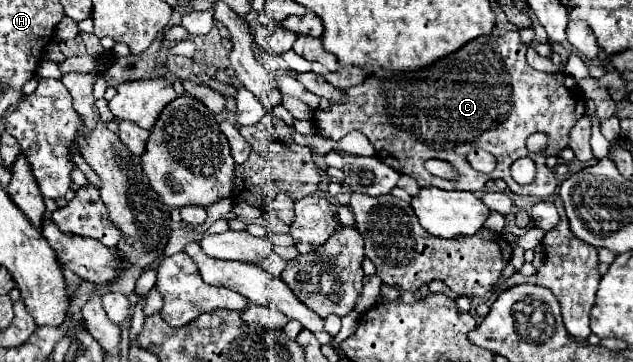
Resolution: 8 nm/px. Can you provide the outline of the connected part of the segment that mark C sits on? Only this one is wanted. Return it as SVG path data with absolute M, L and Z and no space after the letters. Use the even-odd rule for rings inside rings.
M509 31L501 37L495 35L483 35L465 47L461 51L433 63L427 69L421 71L409 71L405 75L387 75L387 71L379 71L377 75L367 77L359 87L351 87L347 91L349 101L331 105L331 111L317 109L313 115L315 129L333 141L343 139L349 131L361 131L369 143L375 147L377 159L393 167L395 171L403 175L411 175L421 187L439 187L439 189L465 189L465 191L481 191L489 179L503 179L511 193L517 195L533 195L539 199L549 199L557 189L557 179L551 169L547 169L545 159L549 155L557 155L563 147L567 147L569 131L571 127L585 115L585 99L581 99L581 89L577 81L567 75L567 89L565 89L565 75L563 73L541 73L527 65L525 61L527 45L521 41L519 31ZM533 133L545 133L547 135L547 147L539 153L527 151L527 137ZM473 147L489 149L491 155L497 159L497 167L493 173L485 175L467 163L467 153ZM519 157L531 157L537 165L537 175L533 183L519 185L511 177L511 165ZM427 159L441 159L455 167L457 179L441 179L431 175L425 169Z

